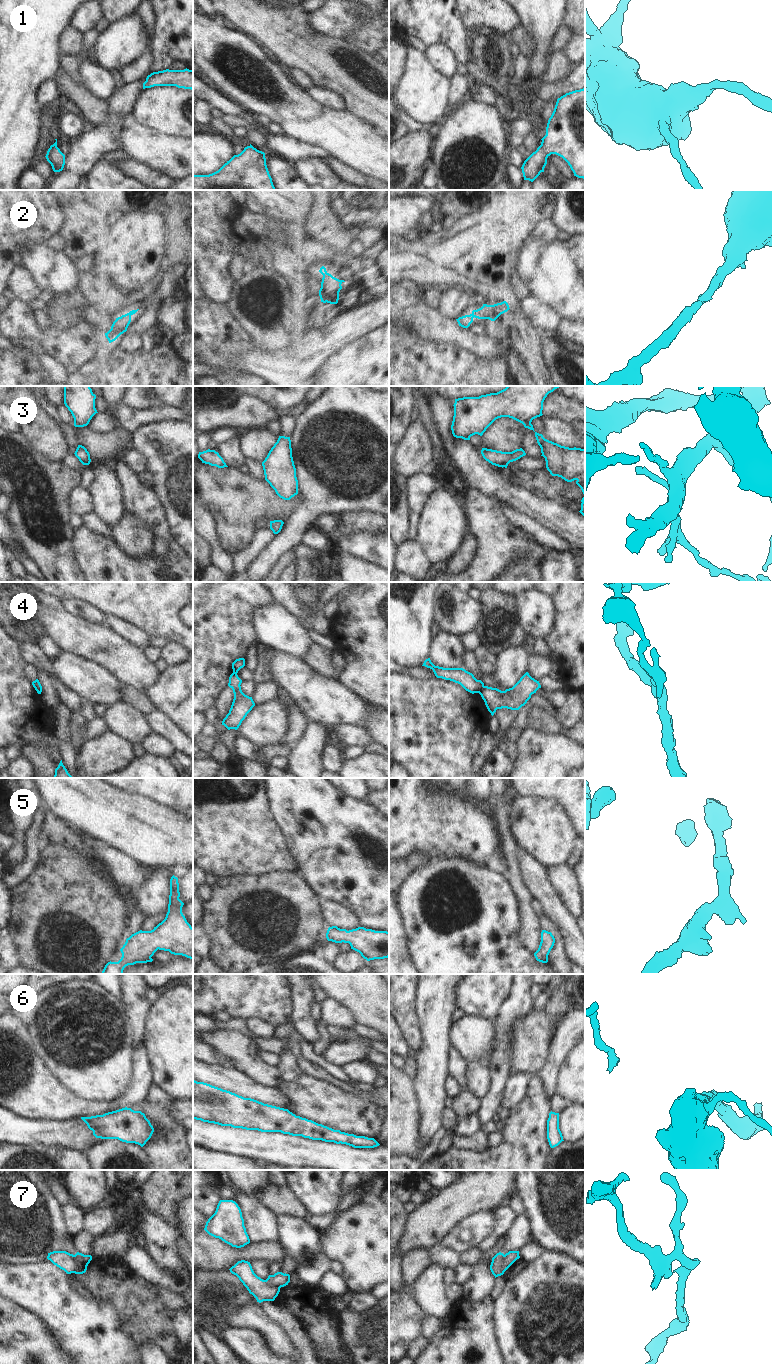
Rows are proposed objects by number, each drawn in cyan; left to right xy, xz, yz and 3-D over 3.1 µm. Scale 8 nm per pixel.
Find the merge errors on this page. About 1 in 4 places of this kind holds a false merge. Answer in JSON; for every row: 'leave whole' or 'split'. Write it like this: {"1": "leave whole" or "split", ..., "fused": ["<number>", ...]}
{"1": "leave whole", "2": "leave whole", "3": "leave whole", "4": "split", "5": "leave whole", "6": "leave whole", "7": "split", "fused": ["4", "7"]}

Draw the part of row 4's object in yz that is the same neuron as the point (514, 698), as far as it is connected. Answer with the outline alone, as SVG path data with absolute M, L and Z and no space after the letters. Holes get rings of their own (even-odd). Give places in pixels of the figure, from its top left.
M526 672L512 688L501 691L497 688L483 686L479 694L493 716L497 709L519 710L539 688L541 688L539 681Z

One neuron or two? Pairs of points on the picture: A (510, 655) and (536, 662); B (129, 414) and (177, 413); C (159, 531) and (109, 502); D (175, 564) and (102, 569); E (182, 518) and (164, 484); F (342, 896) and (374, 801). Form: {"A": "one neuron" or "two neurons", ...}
{"A": "two neurons", "B": "one neuron", "C": "two neurons", "D": "one neuron", "E": "one neuron", "F": "two neurons"}

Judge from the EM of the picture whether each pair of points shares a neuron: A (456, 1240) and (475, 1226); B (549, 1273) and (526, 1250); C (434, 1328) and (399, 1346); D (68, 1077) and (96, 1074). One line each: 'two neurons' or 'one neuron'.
A: one neuron
B: two neurons
C: two neurons
D: one neuron

